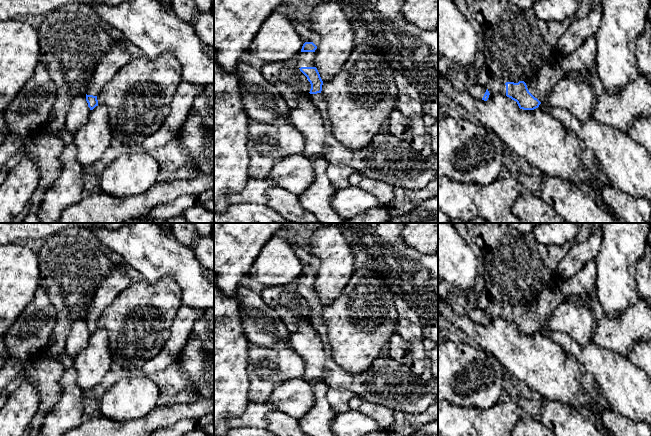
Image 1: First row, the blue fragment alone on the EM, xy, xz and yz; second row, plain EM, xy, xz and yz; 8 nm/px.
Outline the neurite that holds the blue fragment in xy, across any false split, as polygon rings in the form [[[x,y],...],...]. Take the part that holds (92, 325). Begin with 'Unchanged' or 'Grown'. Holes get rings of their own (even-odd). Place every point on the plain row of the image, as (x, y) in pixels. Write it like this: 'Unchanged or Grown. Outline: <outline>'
Grown. Outline: [[[124,262],[114,264],[112,270],[99,285],[86,312],[86,325],[90,334],[98,330],[97,320],[104,309],[132,284],[126,273]]]

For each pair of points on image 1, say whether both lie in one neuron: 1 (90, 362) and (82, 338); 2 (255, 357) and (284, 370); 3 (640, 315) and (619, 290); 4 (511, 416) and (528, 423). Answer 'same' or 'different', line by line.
1: different
2: same
3: different
4: different

